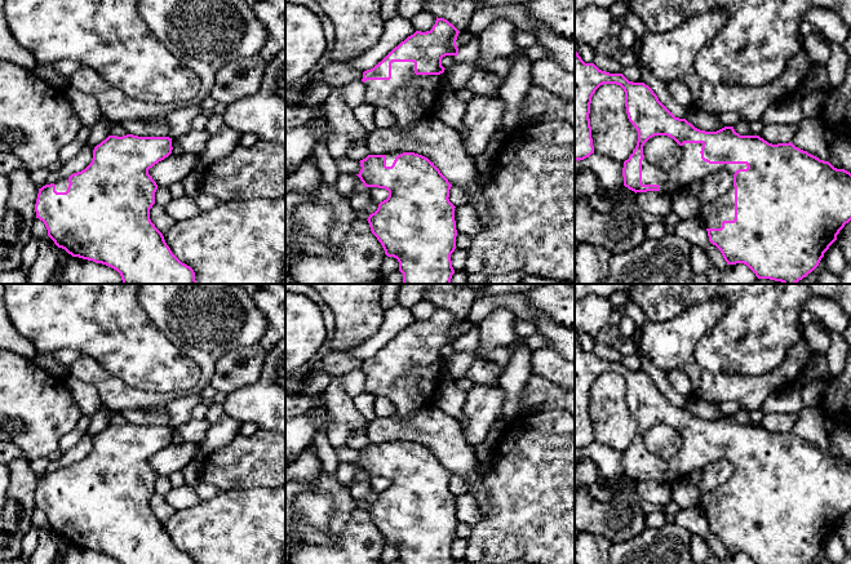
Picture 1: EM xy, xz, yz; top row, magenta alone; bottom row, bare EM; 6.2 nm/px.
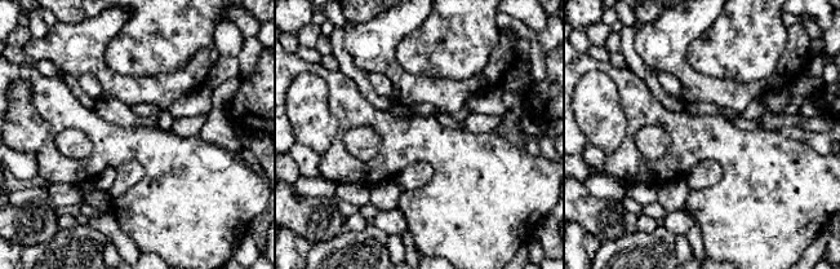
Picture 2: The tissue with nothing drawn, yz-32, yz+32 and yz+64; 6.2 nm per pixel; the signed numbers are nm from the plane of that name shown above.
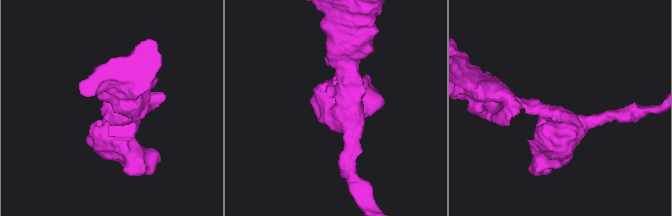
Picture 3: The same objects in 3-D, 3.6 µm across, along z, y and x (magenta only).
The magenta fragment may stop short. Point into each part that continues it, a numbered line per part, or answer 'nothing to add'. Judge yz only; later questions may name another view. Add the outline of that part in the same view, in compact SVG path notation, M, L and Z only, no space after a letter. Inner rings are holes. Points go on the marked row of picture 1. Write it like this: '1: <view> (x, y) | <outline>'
1: yz (691, 167) | M684 143L683 156L679 163L670 169L661 169L651 164L646 157L642 160L642 183L659 185L660 192L673 195L681 190L687 190L696 179L704 179L718 170L727 170L732 176L739 169L746 169L746 164L709 164L701 159L702 143Z

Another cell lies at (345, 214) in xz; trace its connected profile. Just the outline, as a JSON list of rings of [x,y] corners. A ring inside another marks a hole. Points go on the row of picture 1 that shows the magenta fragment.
[[[324,178],[316,191],[320,204],[327,204],[334,210],[334,223],[332,226],[329,240],[343,243],[351,223],[356,219],[355,209],[350,201],[343,197],[337,188],[328,185]]]

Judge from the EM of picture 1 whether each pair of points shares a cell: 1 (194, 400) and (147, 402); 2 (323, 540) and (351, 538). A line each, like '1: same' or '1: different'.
1: different
2: different

